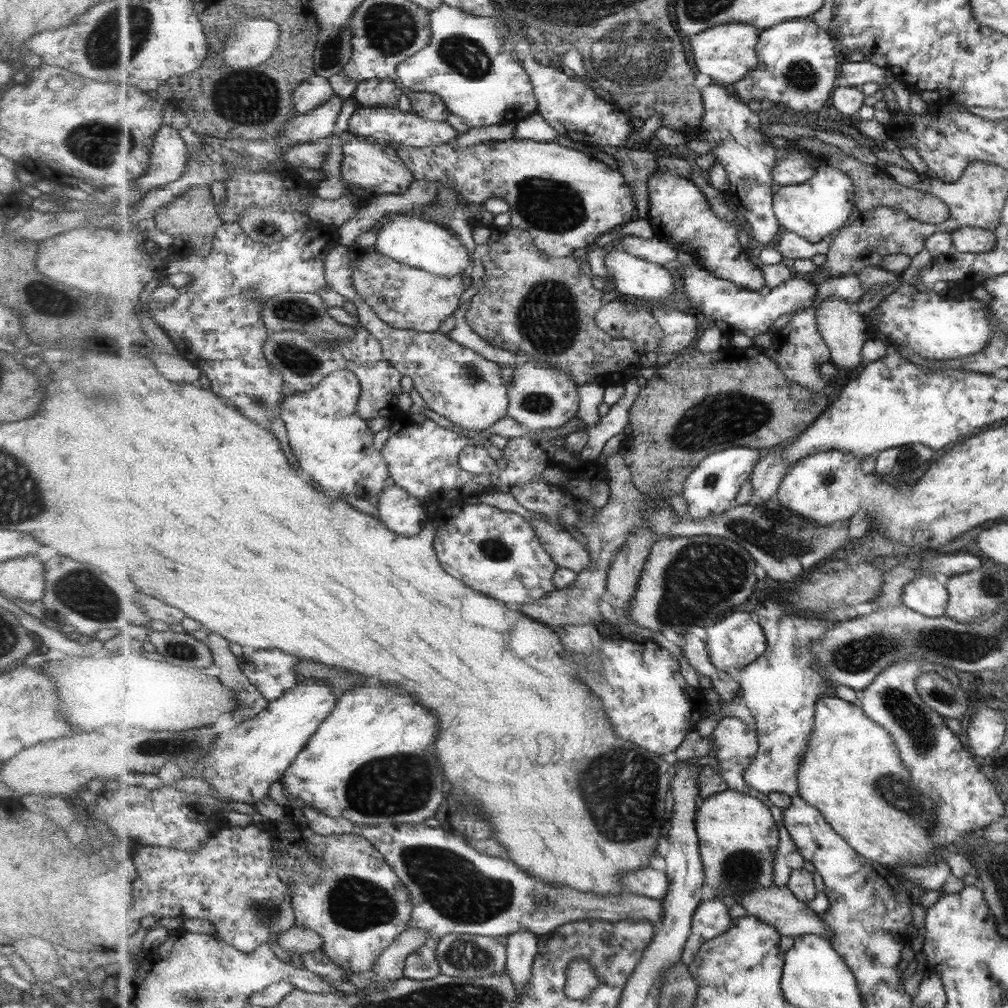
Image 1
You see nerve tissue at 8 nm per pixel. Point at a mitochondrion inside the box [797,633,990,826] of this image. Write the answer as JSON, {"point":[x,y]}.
{"point":[913,719]}

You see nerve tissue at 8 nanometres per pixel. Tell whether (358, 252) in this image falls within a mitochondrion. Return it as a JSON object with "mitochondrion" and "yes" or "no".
{"mitochondrion":"no"}

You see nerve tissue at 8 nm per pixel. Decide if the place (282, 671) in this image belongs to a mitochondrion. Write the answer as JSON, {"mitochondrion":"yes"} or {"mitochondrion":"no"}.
{"mitochondrion":"no"}

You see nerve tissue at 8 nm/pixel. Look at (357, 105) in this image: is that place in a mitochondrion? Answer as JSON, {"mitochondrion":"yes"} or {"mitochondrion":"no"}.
{"mitochondrion":"no"}

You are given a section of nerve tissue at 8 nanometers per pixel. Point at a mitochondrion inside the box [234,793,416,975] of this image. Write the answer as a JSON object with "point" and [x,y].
{"point":[356,904]}

